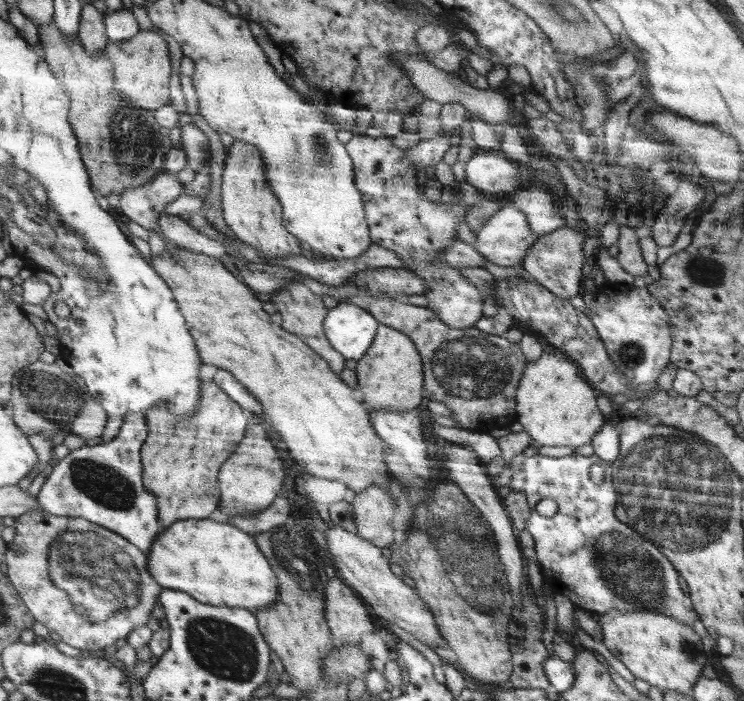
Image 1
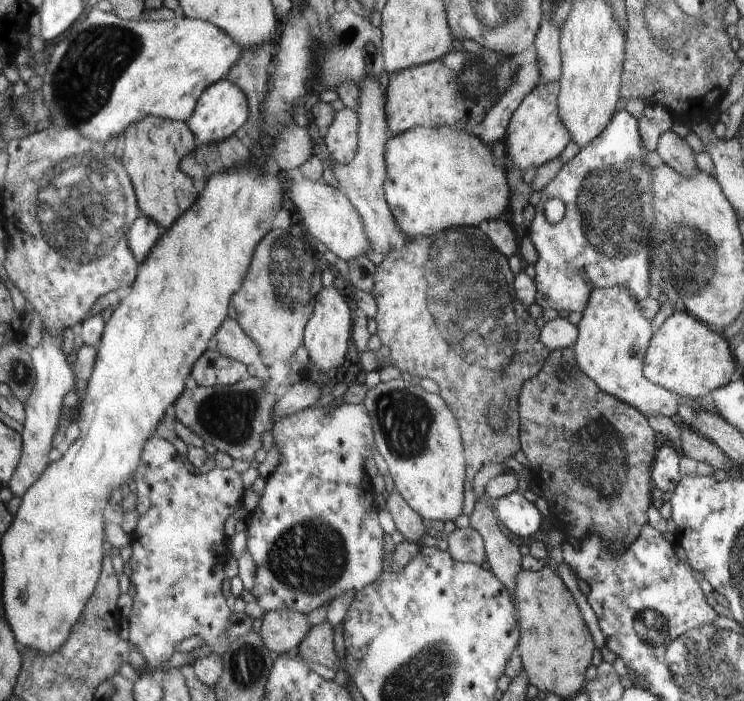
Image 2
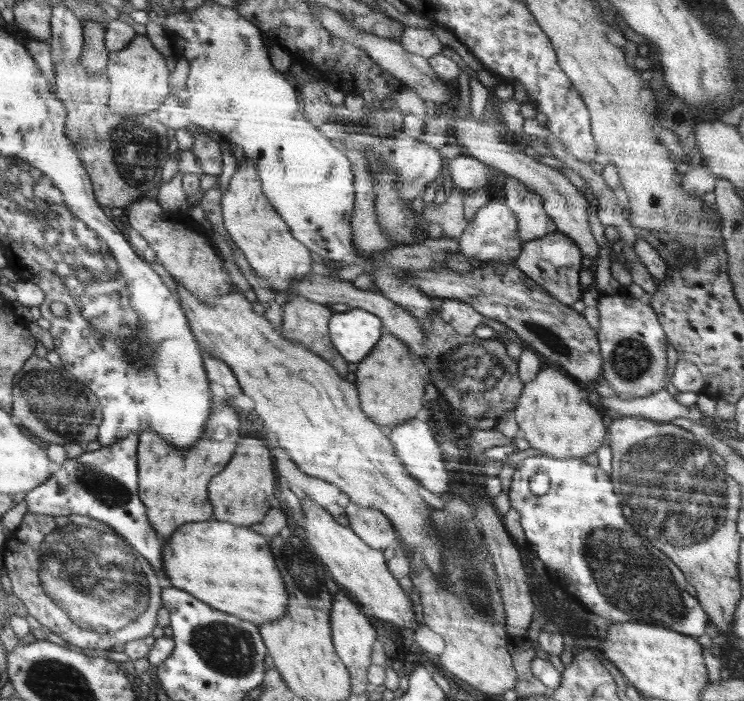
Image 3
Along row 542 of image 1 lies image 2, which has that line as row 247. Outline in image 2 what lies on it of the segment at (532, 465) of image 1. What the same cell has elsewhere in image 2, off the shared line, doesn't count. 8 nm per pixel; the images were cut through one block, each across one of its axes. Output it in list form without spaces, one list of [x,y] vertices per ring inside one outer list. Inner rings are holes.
[[[625,109],[617,114],[613,114],[612,121],[609,122],[607,128],[592,141],[589,145],[582,147],[580,152],[574,156],[567,163],[561,166],[560,172],[541,190],[541,199],[538,204],[535,205],[535,216],[532,223],[528,225],[528,236],[531,238],[533,245],[535,246],[536,252],[538,253],[538,259],[534,263],[536,270],[536,276],[533,279],[537,288],[537,295],[535,296],[535,302],[542,306],[543,309],[554,309],[556,312],[583,312],[584,309],[588,308],[589,298],[592,293],[597,289],[605,289],[613,286],[621,286],[631,290],[633,297],[642,300],[648,297],[650,292],[651,284],[651,227],[655,222],[655,216],[653,213],[653,184],[651,183],[651,173],[653,168],[644,163],[642,158],[647,152],[642,135],[638,128],[638,121],[632,117]],[[556,195],[565,202],[566,214],[560,222],[552,224],[546,220],[544,214],[544,201],[549,198],[556,198]]]

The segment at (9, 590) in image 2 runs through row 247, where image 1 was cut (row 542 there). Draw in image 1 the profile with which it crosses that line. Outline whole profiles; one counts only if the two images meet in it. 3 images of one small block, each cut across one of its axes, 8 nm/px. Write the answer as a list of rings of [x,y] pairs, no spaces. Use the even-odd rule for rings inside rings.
[[[214,517],[206,519],[189,519],[176,521],[173,525],[164,528],[153,544],[147,558],[150,560],[149,576],[162,585],[164,589],[186,591],[193,595],[198,602],[210,603],[212,606],[230,606],[246,608],[246,610],[264,610],[278,600],[278,582],[274,576],[272,566],[258,550],[254,538],[248,531],[242,532],[241,527],[229,522],[223,522]]]

